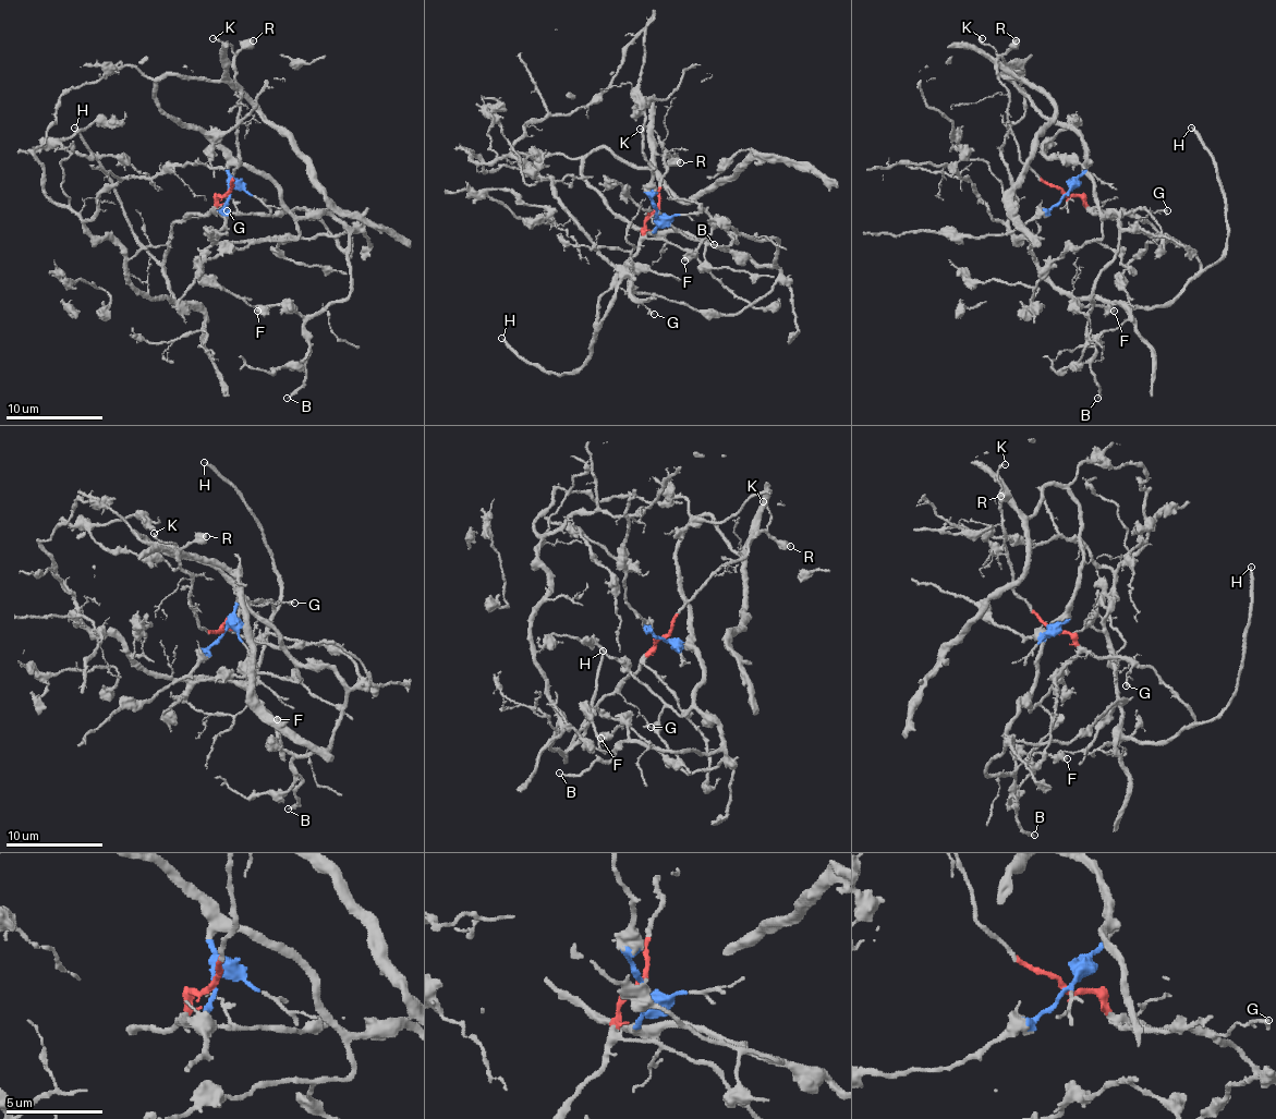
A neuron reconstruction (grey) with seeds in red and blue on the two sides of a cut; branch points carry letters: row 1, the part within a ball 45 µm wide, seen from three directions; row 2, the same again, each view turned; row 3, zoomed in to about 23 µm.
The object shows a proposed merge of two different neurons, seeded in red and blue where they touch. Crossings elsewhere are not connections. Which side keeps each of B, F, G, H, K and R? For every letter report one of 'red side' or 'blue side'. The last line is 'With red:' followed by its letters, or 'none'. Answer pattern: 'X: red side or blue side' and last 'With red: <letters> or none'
B: blue side
F: blue side
G: red side
H: red side
K: red side
R: red side
With red: G, H, K, R

